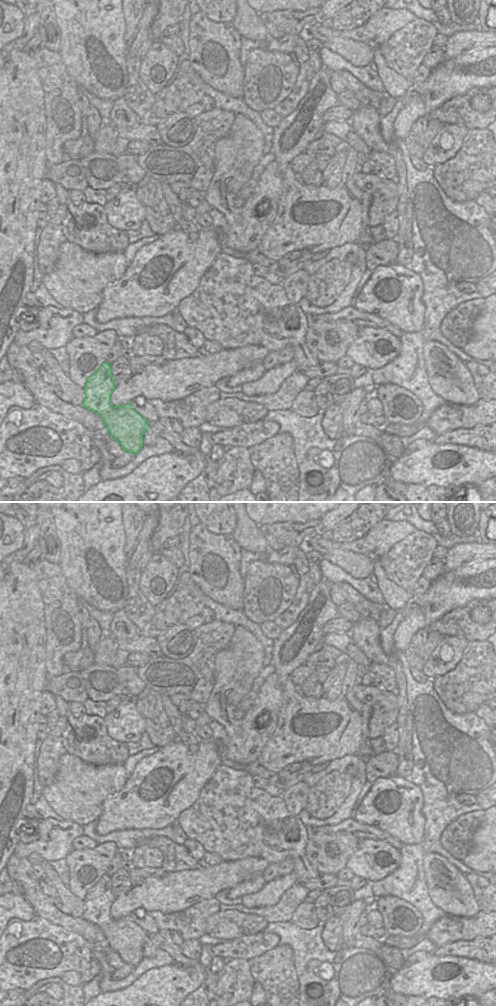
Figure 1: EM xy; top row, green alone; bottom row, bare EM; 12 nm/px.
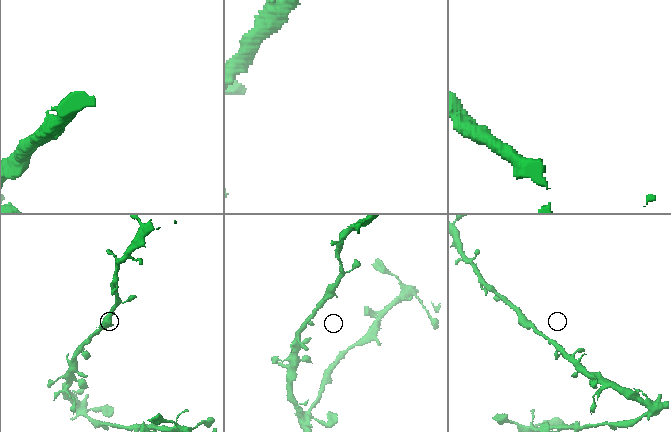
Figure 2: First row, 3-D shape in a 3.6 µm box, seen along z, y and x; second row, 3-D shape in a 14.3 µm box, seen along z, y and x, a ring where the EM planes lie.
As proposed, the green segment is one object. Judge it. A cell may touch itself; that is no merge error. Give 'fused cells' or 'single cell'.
single cell

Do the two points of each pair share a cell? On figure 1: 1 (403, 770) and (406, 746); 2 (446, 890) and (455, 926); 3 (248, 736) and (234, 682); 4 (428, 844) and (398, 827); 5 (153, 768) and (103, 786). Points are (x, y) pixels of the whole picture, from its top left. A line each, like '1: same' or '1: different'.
1: same
2: different
3: same
4: different
5: different

